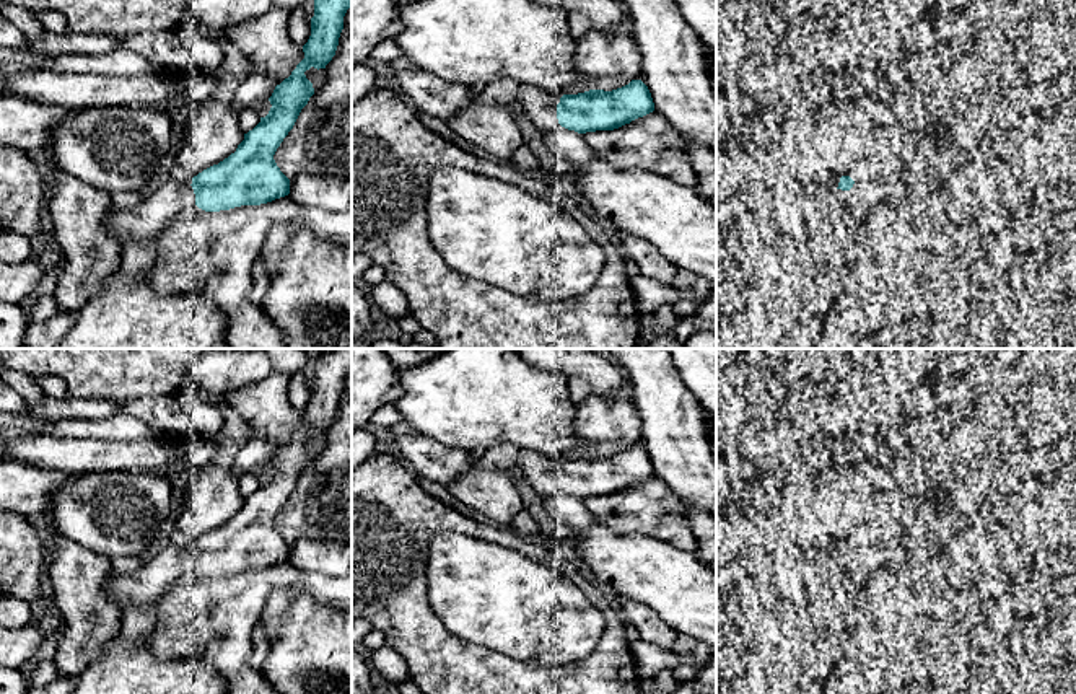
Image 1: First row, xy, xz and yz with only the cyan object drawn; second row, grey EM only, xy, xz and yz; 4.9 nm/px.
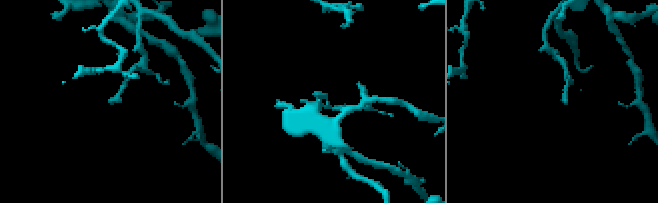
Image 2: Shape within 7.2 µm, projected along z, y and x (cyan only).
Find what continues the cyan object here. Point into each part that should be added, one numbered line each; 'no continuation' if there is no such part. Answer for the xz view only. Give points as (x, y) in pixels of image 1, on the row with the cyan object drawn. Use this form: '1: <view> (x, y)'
1: xz (534, 100)

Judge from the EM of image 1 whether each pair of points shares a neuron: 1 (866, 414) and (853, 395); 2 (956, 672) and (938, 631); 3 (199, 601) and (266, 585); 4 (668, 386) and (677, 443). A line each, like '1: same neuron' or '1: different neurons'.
1: different neurons
2: same neuron
3: same neuron
4: same neuron

